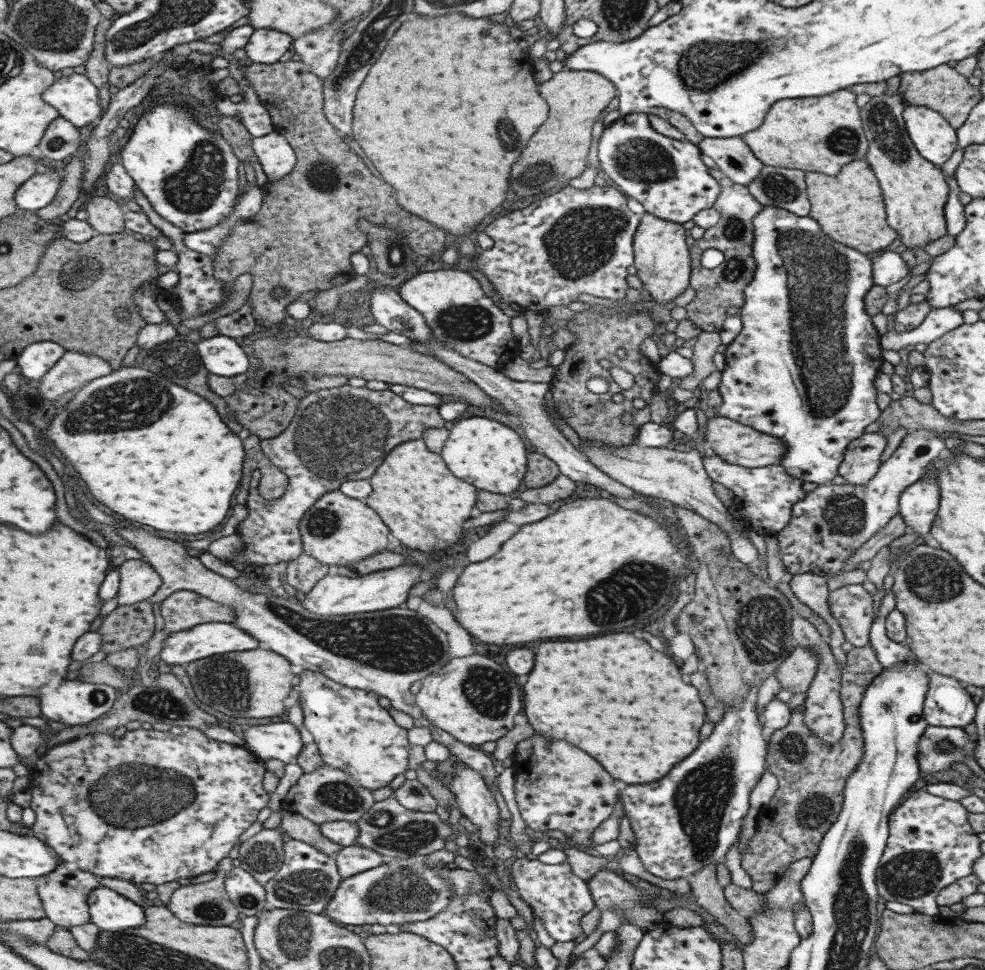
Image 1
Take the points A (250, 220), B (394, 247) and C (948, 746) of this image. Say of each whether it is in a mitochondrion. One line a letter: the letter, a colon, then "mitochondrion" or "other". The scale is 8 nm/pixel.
A: other
B: mitochondrion
C: mitochondrion

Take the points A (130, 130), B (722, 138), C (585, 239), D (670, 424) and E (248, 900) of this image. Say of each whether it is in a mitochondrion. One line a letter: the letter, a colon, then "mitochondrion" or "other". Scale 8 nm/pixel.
A: other
B: other
C: mitochondrion
D: other
E: mitochondrion

